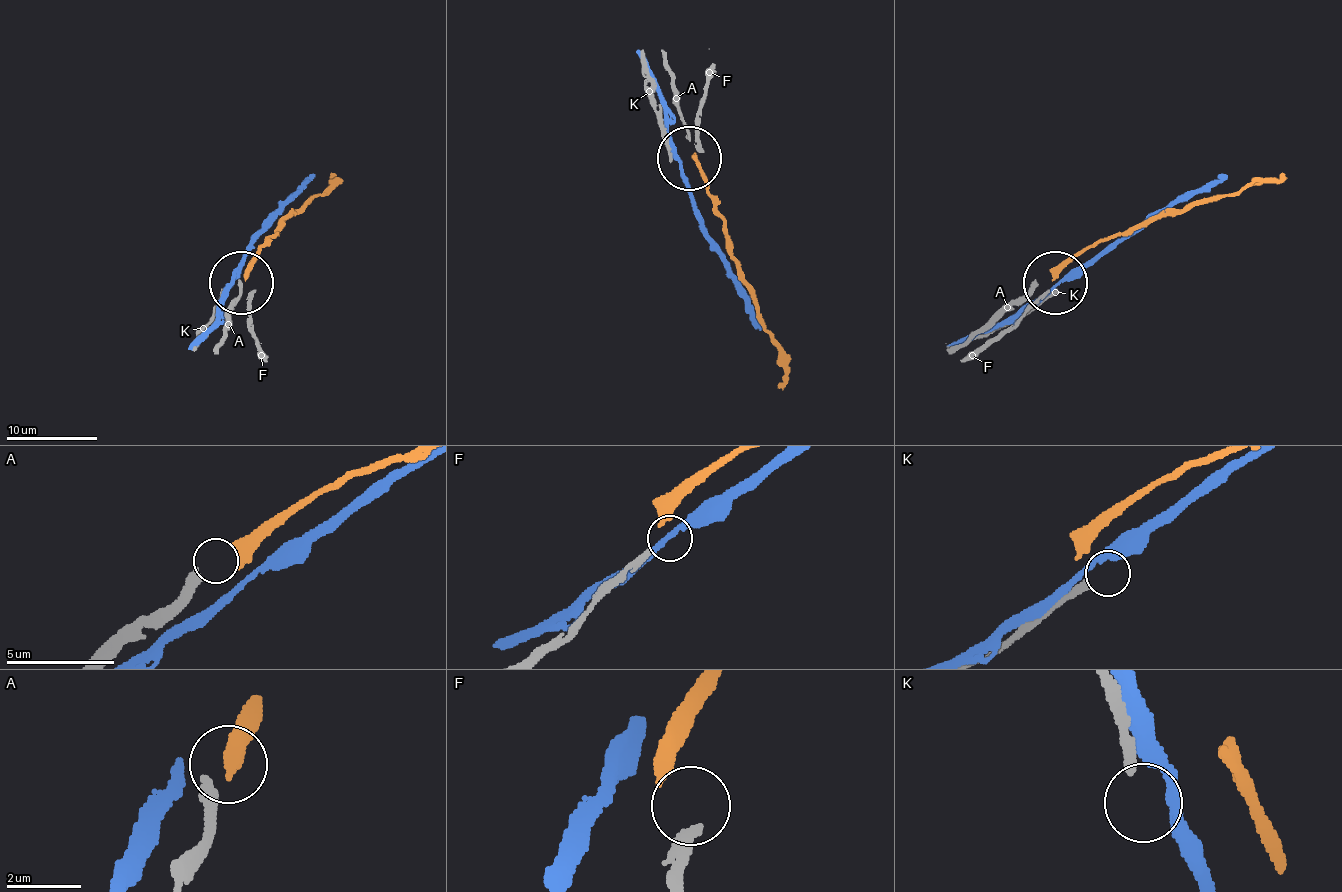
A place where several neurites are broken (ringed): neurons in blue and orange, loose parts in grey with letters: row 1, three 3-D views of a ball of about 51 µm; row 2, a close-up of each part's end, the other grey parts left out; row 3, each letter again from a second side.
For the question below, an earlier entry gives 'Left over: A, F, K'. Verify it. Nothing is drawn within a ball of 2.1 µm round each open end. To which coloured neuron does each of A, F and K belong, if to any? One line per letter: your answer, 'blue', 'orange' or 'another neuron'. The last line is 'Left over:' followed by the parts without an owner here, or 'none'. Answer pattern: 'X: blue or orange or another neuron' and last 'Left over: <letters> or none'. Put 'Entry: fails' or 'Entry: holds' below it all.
A: orange
F: another neuron
K: another neuron
Left over: F, K
Entry: fails

